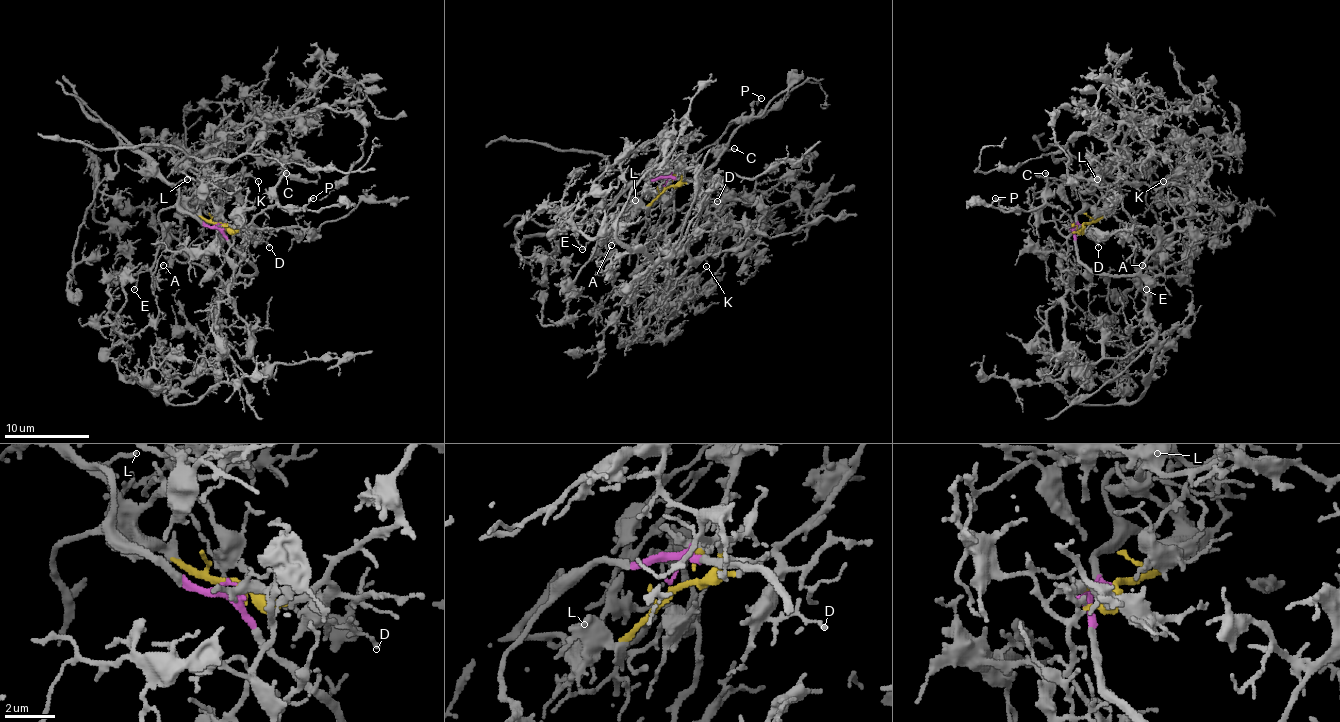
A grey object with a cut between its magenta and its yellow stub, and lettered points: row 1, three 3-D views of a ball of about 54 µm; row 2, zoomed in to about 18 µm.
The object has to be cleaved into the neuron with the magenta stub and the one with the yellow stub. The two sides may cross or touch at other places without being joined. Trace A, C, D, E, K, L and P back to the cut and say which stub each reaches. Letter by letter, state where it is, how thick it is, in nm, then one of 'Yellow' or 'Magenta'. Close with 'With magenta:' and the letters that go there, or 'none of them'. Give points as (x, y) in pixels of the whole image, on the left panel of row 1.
A: Place: (163, 265). Thickness 110 nm. Magenta
C: Place: (286, 173). Thickness 200 nm. Yellow
D: Place: (269, 247). Thickness 90 nm. Yellow
E: Place: (134, 289). Thickness 140 nm. Magenta
K: Place: (258, 181). Thickness 110 nm. Yellow
L: Place: (187, 179). Thickness 140 nm. Yellow
P: Place: (313, 198). Thickness 180 nm. Yellow
With magenta: A, E

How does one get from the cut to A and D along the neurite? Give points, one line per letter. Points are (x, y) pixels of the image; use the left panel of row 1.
A: (216, 224), (199, 224), (176, 207), (163, 209), (159, 224), (163, 230), (152, 273), (159, 273), (163, 264)
D: (216, 224), (233, 230), (248, 228), (269, 247)

